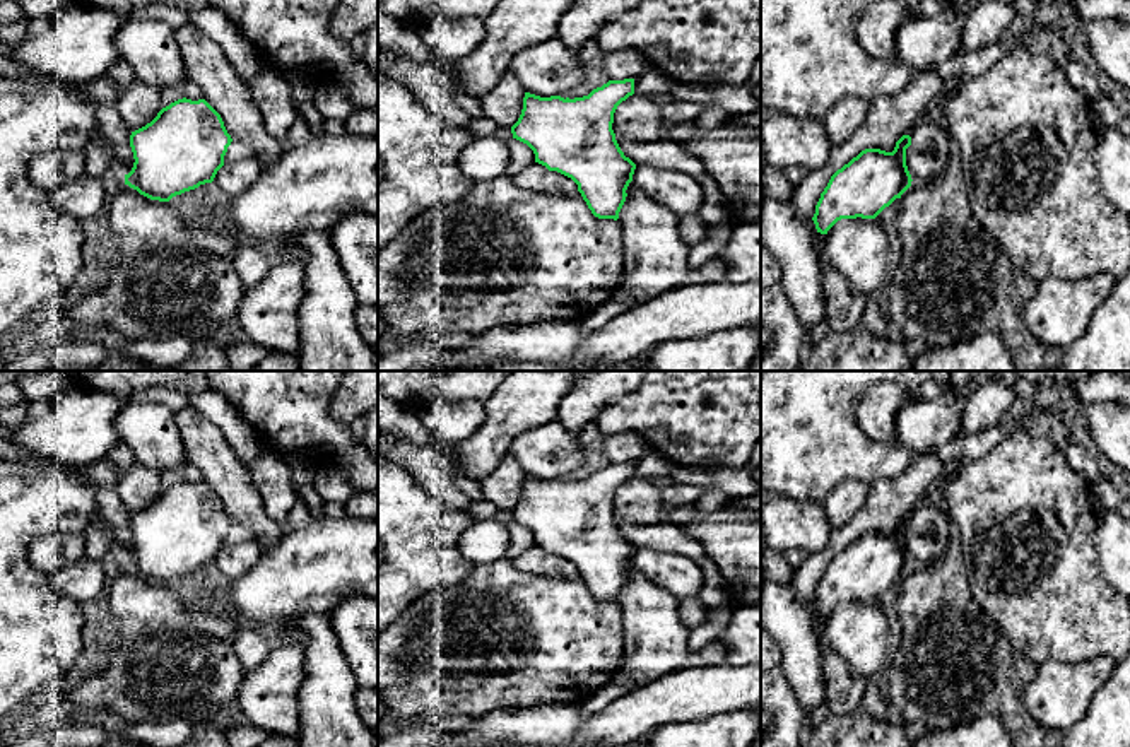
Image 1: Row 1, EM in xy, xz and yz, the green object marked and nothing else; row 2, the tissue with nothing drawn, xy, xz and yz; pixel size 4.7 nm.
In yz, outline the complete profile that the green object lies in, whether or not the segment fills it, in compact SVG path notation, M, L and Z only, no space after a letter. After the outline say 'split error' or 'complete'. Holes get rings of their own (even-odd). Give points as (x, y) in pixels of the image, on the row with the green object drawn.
M903 135L892 152L865 149L838 169L815 205L812 217L817 232L827 231L841 219L875 219L911 186L906 149L911 137Z | complete

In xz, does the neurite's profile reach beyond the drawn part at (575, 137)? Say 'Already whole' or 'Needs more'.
Already whole

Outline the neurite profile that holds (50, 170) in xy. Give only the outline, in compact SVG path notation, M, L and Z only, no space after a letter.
M55 147L31 159L27 174L34 185L51 191L84 174L85 156L82 150Z

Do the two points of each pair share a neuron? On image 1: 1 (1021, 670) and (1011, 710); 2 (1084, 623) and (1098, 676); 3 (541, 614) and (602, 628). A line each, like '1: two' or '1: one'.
1: one
2: two
3: one

